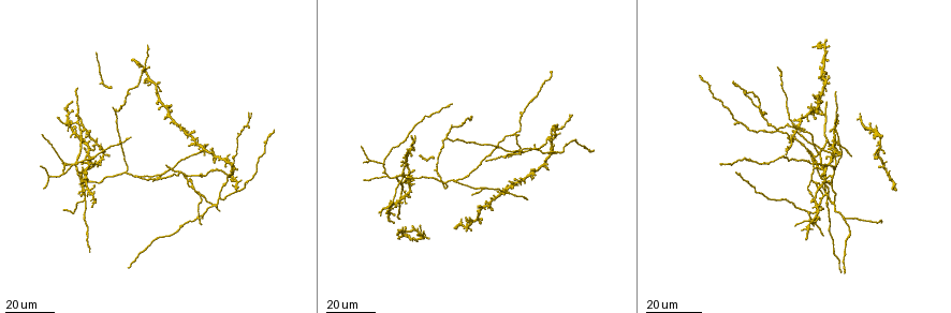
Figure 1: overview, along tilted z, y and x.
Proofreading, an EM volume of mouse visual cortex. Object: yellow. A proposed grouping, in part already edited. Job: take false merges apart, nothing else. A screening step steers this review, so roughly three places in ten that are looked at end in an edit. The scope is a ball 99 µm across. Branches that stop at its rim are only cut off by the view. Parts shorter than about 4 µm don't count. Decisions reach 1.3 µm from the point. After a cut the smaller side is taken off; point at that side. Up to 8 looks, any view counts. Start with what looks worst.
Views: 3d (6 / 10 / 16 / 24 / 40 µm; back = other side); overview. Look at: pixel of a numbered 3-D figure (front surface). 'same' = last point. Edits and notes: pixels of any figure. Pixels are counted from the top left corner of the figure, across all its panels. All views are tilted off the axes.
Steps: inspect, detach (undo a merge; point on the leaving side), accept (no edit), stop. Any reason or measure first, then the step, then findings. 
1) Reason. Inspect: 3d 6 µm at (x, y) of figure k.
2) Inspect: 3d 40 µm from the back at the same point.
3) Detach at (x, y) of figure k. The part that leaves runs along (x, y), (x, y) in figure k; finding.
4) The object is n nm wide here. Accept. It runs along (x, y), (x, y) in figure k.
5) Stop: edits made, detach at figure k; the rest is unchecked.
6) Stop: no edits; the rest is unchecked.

Branch point. Inspect: 3d 16 µm at (455, 179) of figure 1.

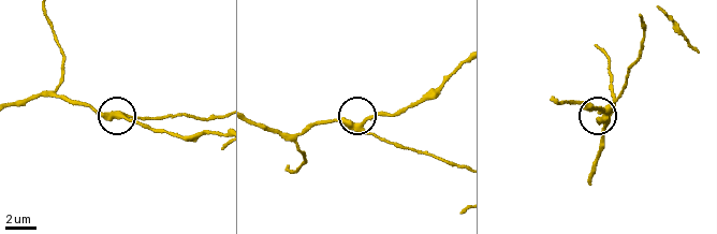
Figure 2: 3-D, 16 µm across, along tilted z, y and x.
Inspect: 3d 10 µm at (122, 114) of figure 2.

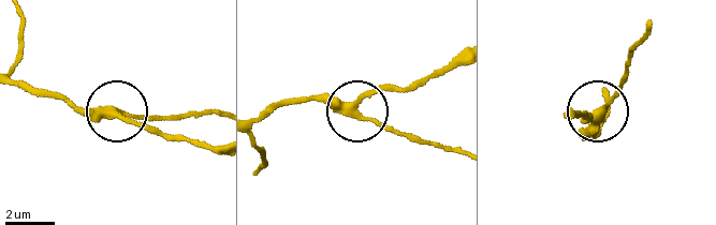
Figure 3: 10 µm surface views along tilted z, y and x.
3 arms meet here. Accept. Continuous, no second neuron.

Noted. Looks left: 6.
Inspect: 3d 24 µm at (381, 162) of figure 1.

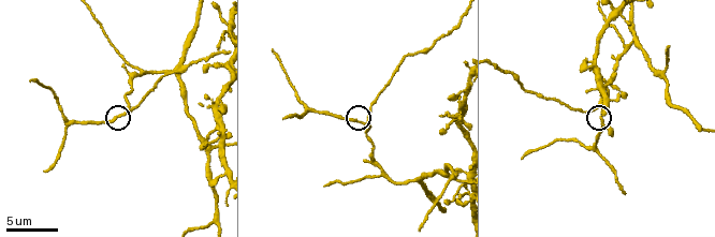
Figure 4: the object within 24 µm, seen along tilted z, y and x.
Zoom in. Inspect: 3d 10 µm at (125, 112) of figure 4.

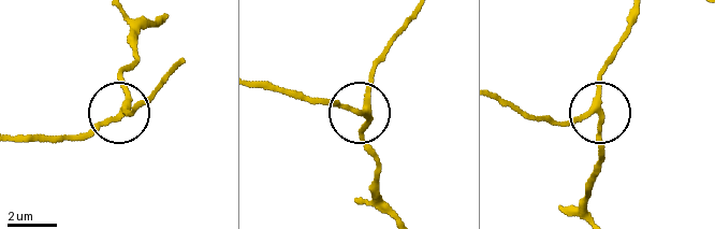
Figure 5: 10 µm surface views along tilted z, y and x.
3 arms meet here. Accept. It runs along (385, 209), (377, 165), (362, 141), (365, 116), (311, 98) in figure 5; all the same neuron.

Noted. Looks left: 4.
Three arms meet. Inspect: 3d 16 µm at (215, 204) of figure 1.

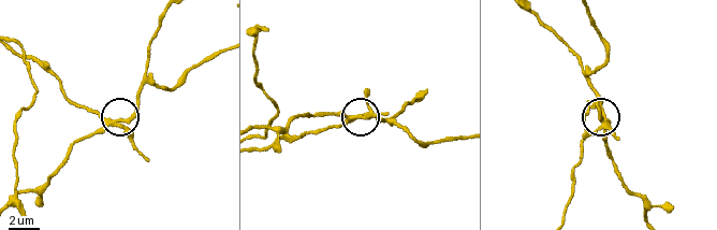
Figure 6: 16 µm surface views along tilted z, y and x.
Inspect: 3d 10 µm at (109, 126) of figure 6.

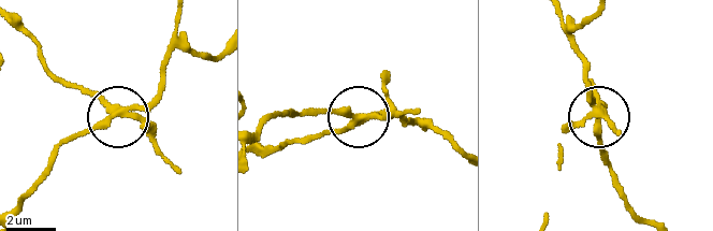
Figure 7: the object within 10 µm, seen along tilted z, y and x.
3 arms meet here. Detach at (153, 134) of figure 7. The part that leaves runs along (362, 119), (279, 146), (261, 144) in figure 7; a second neuron is stuck on.

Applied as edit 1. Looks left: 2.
Stop: edits made, detach at figure 7; the rest is unchecked.

